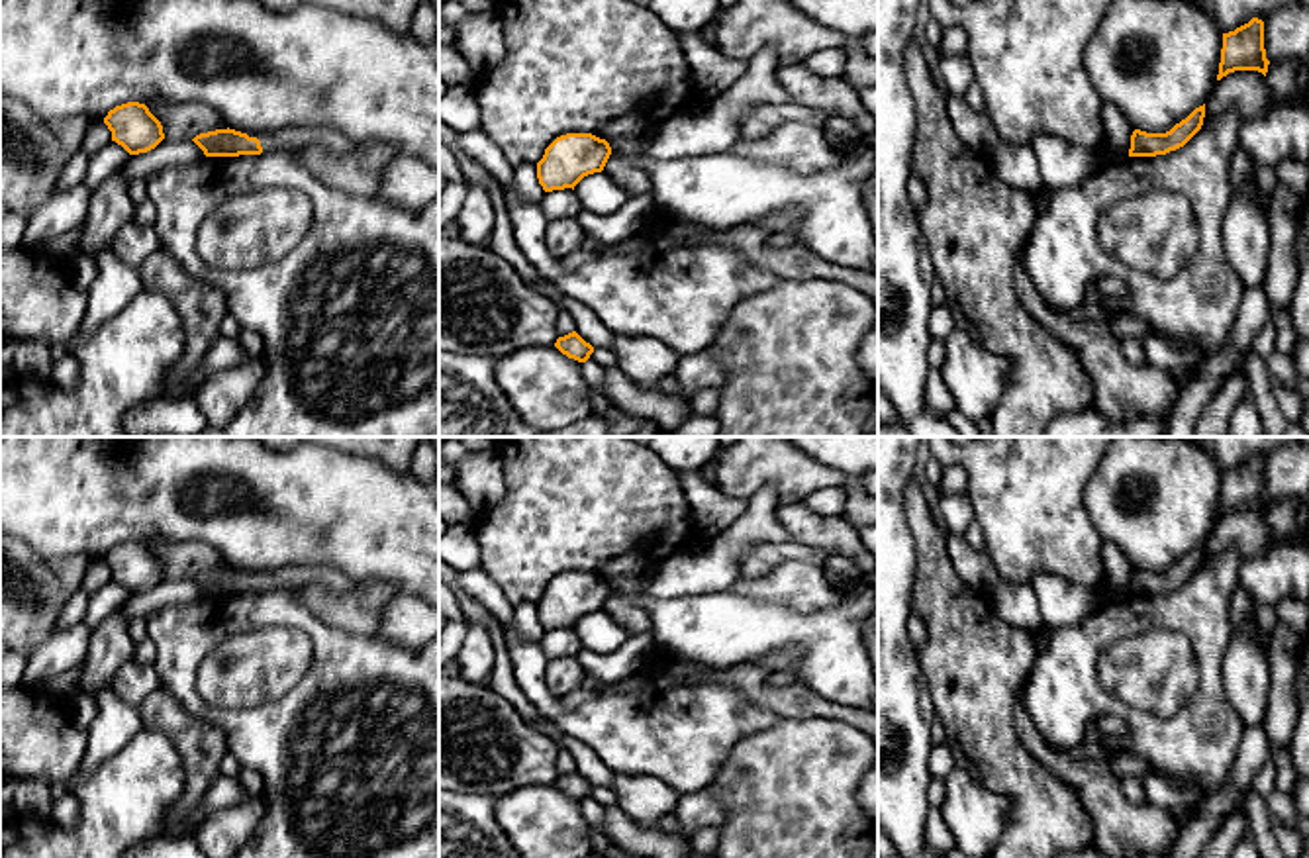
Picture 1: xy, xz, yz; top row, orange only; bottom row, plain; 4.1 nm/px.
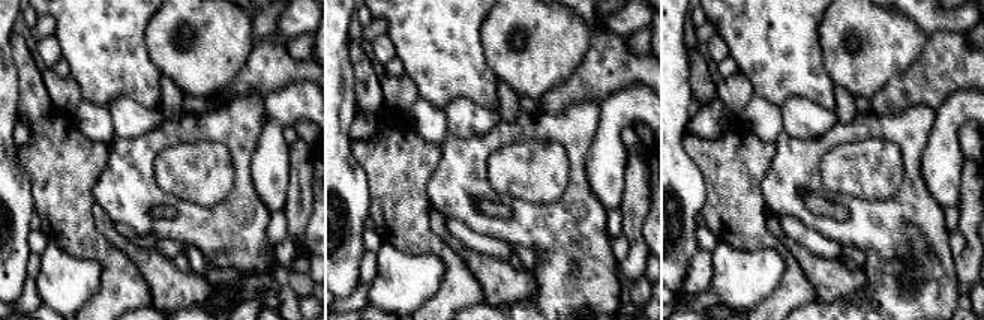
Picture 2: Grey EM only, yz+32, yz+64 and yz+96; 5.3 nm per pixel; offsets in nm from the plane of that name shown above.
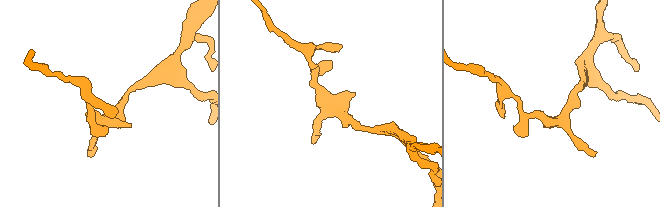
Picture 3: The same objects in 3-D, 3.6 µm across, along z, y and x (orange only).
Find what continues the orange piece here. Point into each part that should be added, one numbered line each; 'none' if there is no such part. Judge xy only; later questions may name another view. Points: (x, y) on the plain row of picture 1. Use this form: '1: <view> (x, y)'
1: xy (292, 576)

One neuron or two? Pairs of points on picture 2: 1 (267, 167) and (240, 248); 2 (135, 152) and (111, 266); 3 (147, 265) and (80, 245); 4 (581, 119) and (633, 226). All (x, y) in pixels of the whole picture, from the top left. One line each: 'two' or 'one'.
1: two
2: two
3: two
4: two

